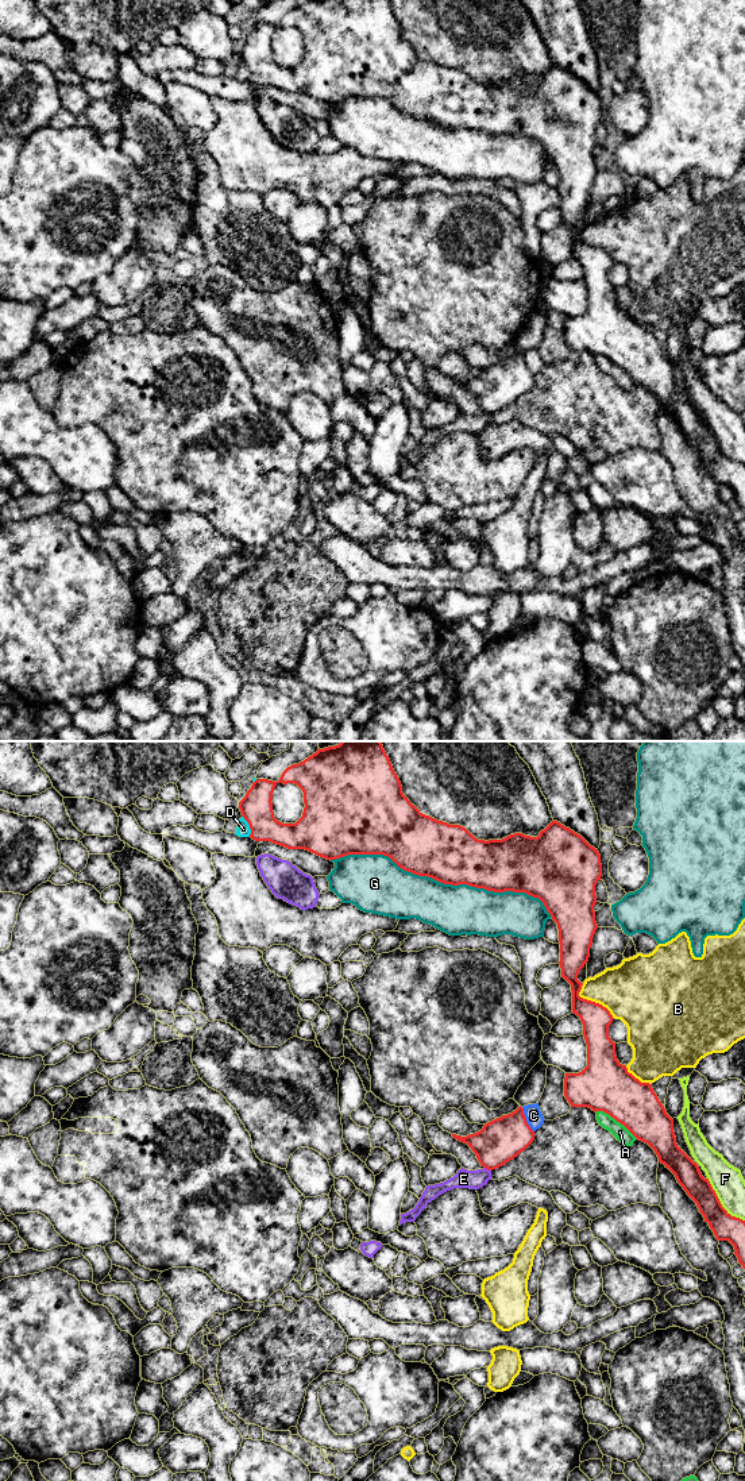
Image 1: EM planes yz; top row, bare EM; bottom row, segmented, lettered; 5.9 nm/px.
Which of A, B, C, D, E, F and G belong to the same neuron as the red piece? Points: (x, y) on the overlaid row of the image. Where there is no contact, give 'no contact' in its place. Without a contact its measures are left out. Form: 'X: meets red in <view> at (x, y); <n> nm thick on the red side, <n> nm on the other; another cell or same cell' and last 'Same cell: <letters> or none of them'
A: meets red in yz at (616, 1119); 320 nm thick on the red side, 90 nm on the other; another cell
B: meets red in yz at (590, 1001); 170 nm thick on the red side, 360 nm on the other; another cell
C: meets red in yz at (525, 1119); 260 nm thick on the red side, 100 nm on the other; another cell
D: meets red in yz at (250, 826); 190 nm thick on the red side, 80 nm on the other; another cell
E: meets red in yz at (487, 1168); 260 nm thick on the red side, 110 nm on the other; another cell
F: meets red in yz at (720, 1203); 160 nm thick on the red side, 190 nm on the other; another cell
G: meets red in yz at (444, 883); 360 nm thick on the red side, 300 nm on the other; another cell
Same cell: none of them

